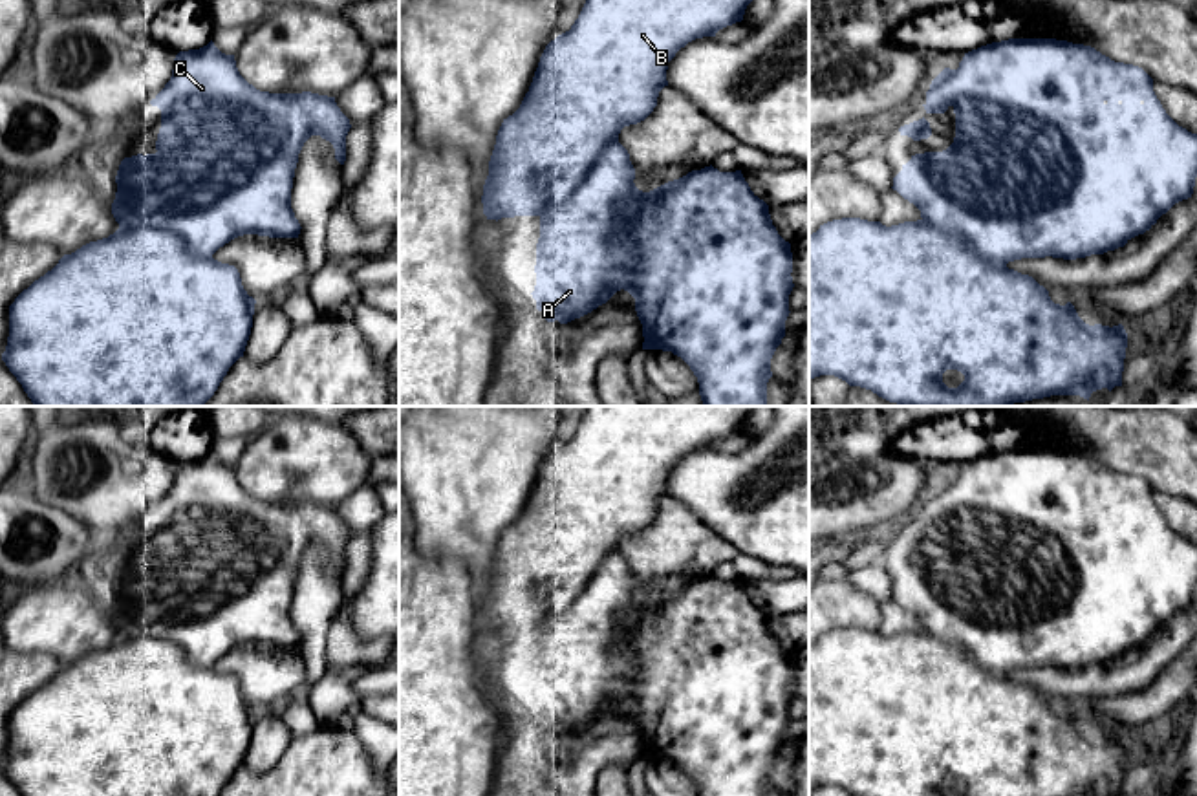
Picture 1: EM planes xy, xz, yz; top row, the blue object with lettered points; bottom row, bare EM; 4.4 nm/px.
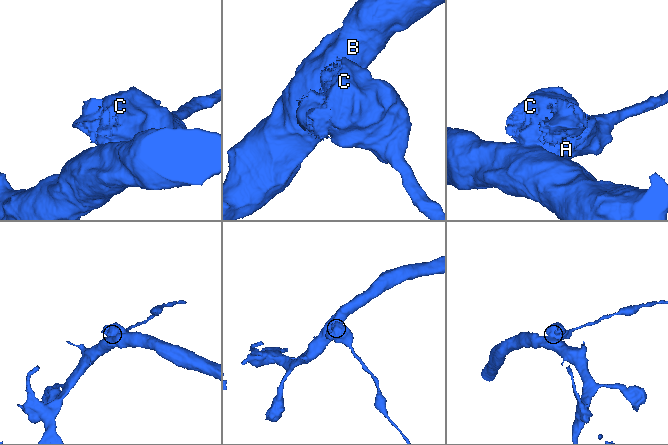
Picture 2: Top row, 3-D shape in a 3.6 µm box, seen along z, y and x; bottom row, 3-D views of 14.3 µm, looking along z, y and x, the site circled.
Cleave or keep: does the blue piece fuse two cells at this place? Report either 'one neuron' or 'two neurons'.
two neurons

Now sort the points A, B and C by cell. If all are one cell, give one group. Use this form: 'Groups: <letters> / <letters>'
Groups: A C / B

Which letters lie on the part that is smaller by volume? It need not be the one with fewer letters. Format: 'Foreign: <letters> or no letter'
Foreign: A, C

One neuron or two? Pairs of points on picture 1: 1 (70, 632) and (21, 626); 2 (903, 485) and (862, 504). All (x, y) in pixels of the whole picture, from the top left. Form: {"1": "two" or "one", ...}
{"1": "one", "2": "one"}

